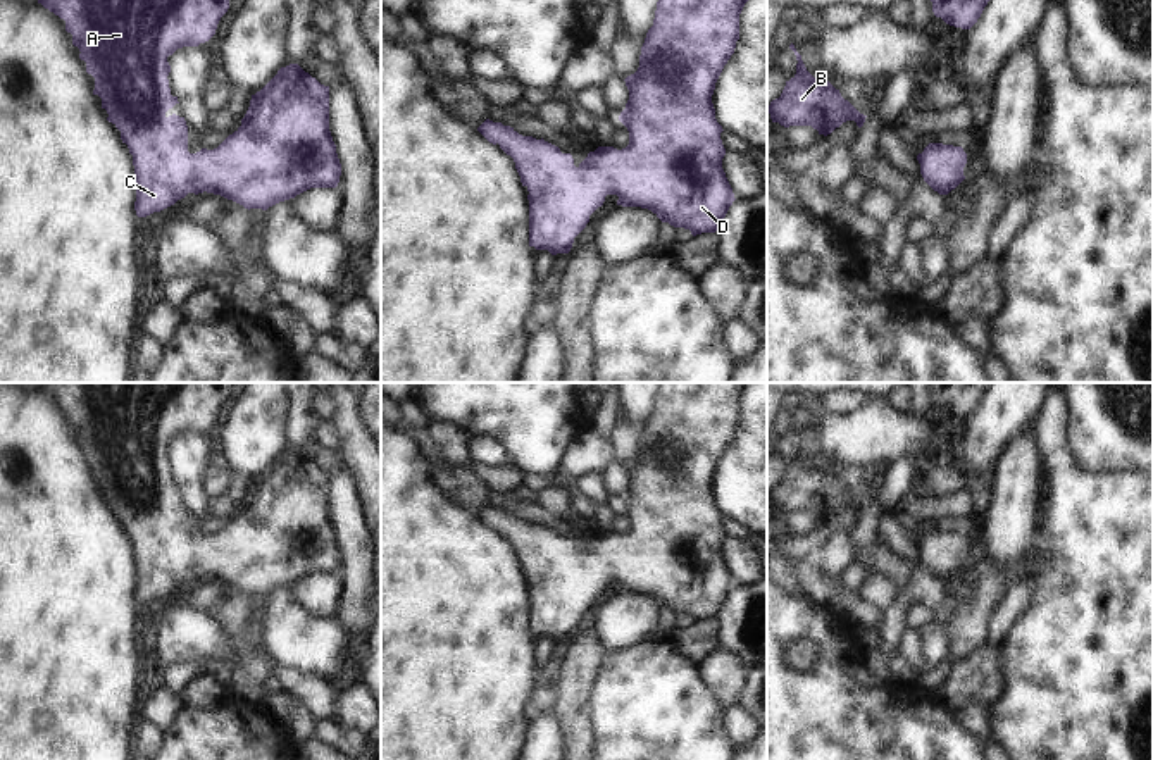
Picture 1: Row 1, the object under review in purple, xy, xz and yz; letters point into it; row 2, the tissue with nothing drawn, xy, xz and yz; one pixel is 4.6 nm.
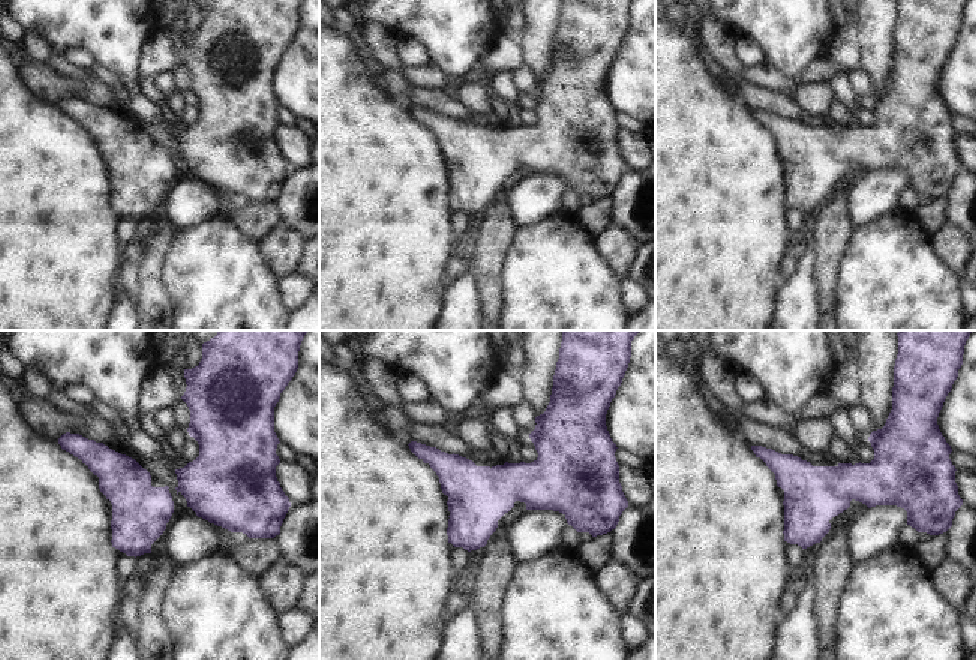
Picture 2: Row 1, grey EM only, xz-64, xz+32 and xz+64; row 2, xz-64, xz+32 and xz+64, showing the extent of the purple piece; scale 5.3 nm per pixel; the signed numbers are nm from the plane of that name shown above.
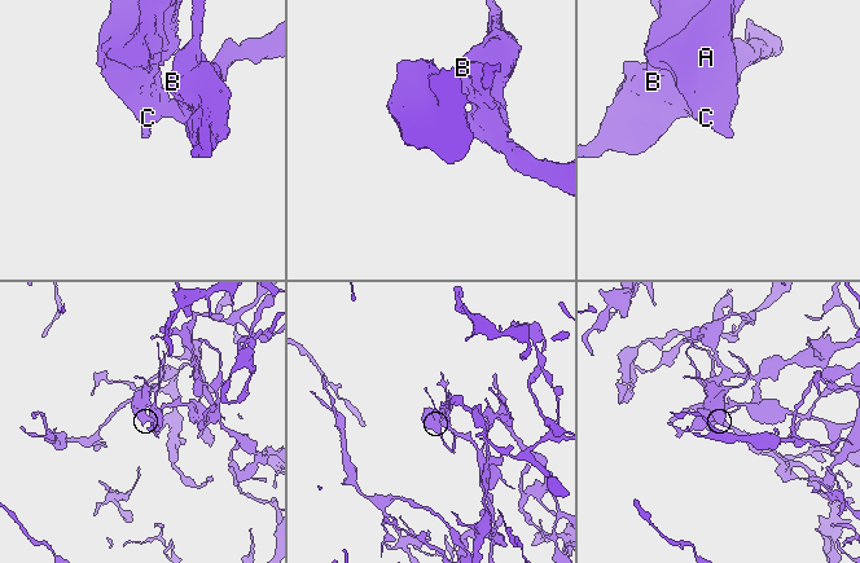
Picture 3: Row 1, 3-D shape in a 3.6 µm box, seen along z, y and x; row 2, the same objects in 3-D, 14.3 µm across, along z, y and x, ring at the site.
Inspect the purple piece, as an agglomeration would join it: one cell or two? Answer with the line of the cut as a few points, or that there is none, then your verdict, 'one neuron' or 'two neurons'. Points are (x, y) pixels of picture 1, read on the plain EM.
no cut | one neuron

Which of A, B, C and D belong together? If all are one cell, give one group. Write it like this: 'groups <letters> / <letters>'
groups A B C D

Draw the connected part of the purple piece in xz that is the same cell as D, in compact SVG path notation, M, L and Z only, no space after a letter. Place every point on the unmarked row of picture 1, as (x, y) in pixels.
M660 383L653 412L641 433L639 453L627 462L629 486L619 507L629 517L629 531L622 536L598 533L576 553L570 539L533 522L522 522L514 514L486 505L477 517L510 541L529 581L529 632L548 636L552 641L569 639L574 624L586 614L589 601L603 591L607 581L617 581L617 591L651 596L662 608L689 615L693 622L715 619L734 579L722 555L726 534L720 526L722 512L715 505L712 481L715 469L734 439L739 426L739 400L751 383Z

